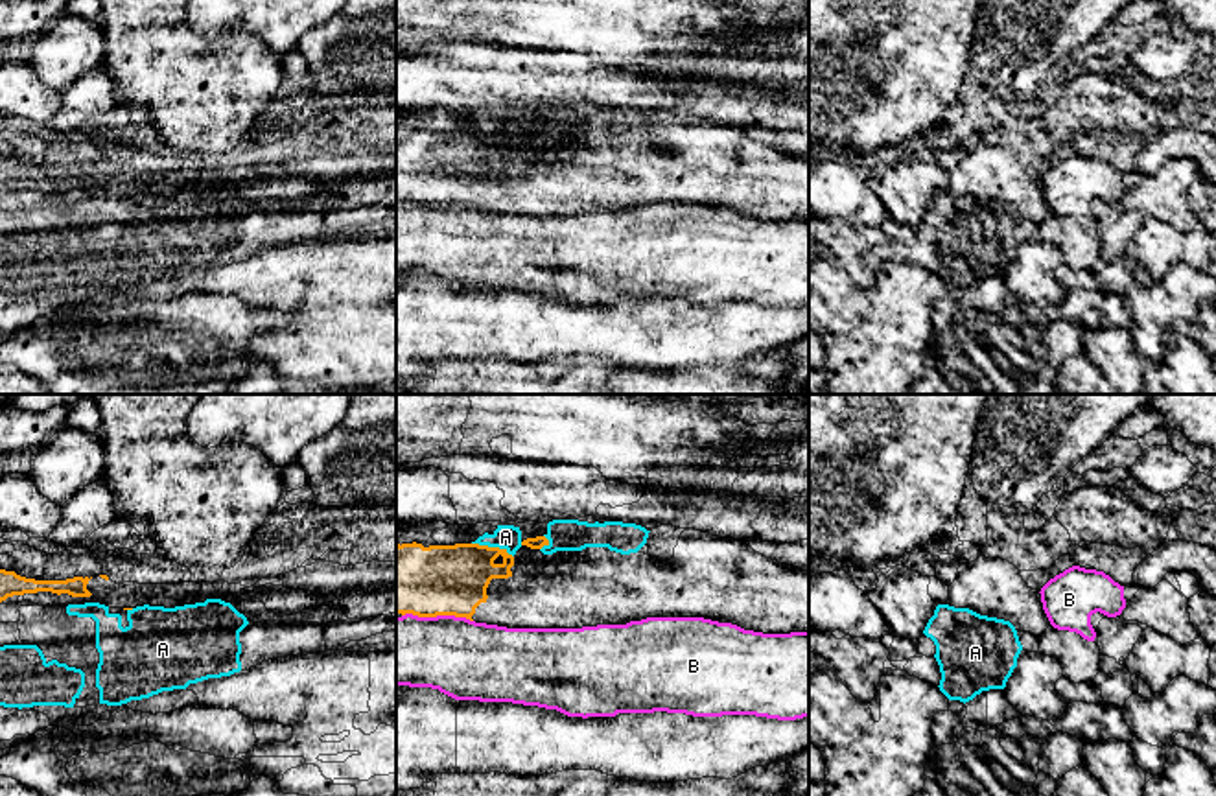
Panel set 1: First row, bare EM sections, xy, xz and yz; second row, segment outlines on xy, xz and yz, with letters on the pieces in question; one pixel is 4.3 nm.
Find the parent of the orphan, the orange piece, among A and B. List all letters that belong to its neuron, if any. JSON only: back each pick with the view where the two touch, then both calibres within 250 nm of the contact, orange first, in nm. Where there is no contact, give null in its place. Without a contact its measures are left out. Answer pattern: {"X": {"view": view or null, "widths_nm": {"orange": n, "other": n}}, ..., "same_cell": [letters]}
{"same_cell": []}

